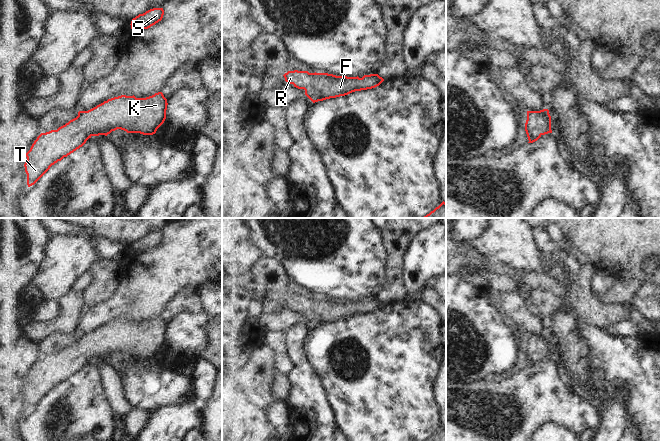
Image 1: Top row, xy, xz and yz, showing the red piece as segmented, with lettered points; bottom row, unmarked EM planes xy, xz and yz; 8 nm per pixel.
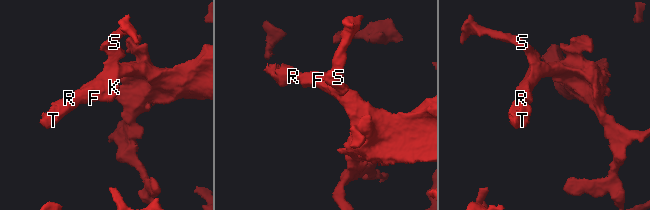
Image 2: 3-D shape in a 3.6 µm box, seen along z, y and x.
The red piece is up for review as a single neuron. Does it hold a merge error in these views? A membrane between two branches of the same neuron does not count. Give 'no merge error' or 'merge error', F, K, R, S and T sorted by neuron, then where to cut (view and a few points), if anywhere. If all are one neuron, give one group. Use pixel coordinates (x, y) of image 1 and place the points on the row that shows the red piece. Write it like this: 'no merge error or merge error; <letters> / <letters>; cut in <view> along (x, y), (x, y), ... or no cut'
no merge error; F K R S T; no cut

